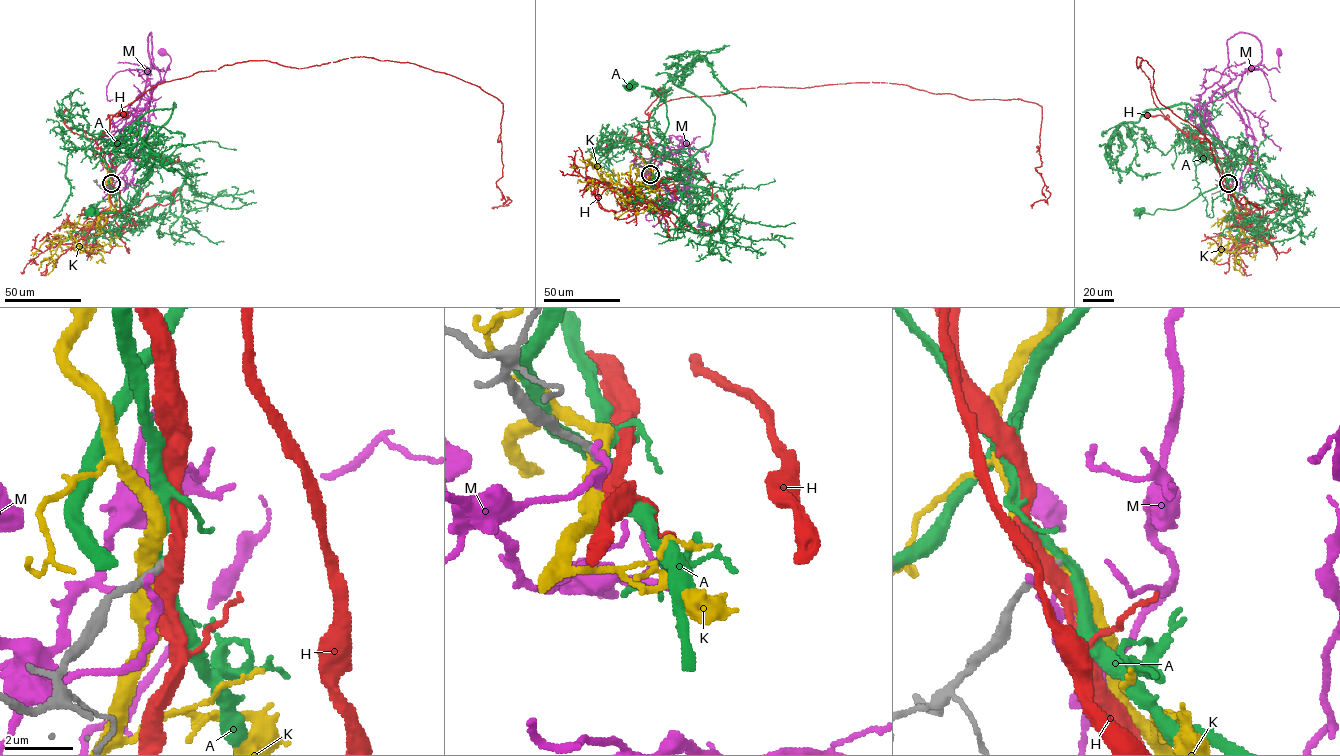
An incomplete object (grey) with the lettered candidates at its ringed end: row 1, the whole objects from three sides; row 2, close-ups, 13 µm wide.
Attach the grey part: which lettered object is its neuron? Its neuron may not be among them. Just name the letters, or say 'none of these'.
none of these

